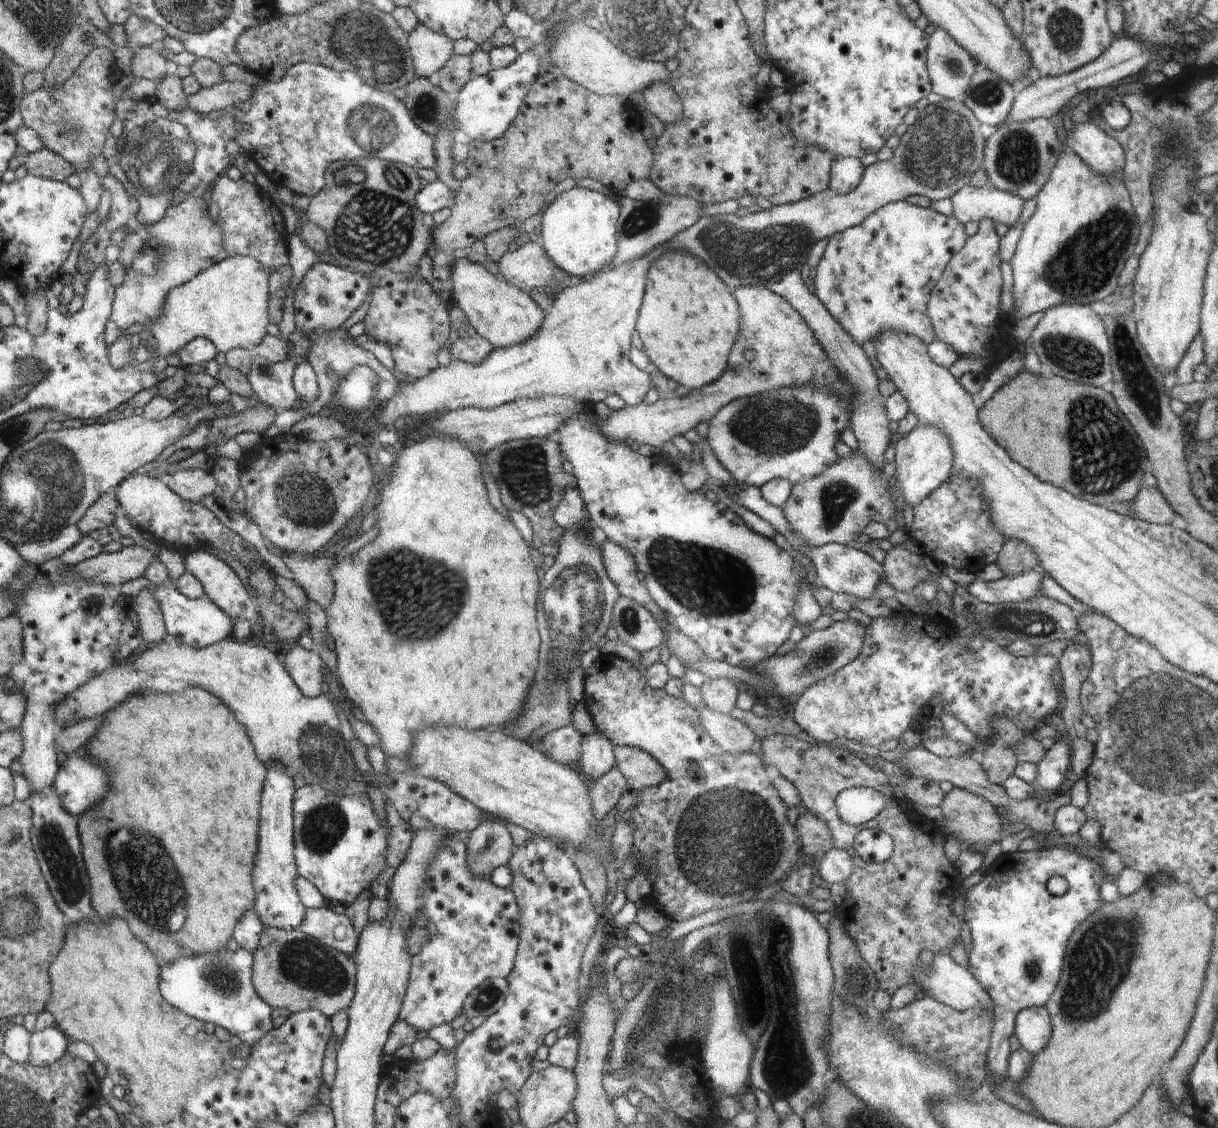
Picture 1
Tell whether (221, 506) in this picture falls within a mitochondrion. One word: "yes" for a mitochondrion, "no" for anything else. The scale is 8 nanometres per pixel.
no

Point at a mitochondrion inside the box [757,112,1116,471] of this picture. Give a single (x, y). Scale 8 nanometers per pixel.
(1017, 160)

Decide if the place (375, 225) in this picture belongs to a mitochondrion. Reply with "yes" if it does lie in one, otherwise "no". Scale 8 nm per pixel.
yes

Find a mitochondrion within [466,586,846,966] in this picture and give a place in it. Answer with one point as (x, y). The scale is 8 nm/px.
(729, 840)

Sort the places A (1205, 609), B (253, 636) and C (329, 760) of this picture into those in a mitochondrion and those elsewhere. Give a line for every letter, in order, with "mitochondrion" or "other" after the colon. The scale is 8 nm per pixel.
A: mitochondrion
B: other
C: mitochondrion

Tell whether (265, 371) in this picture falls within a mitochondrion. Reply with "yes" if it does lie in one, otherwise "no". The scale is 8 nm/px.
yes

